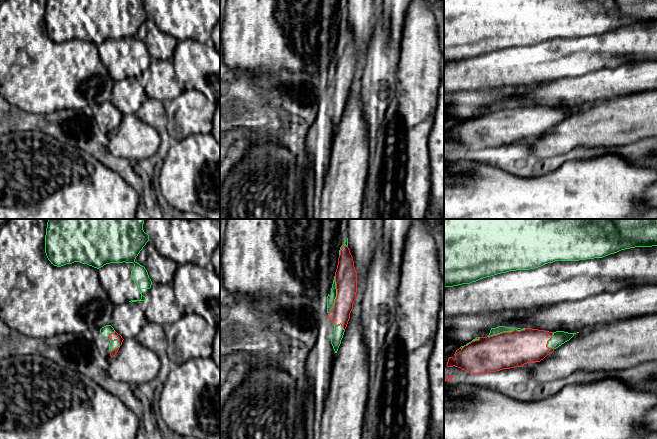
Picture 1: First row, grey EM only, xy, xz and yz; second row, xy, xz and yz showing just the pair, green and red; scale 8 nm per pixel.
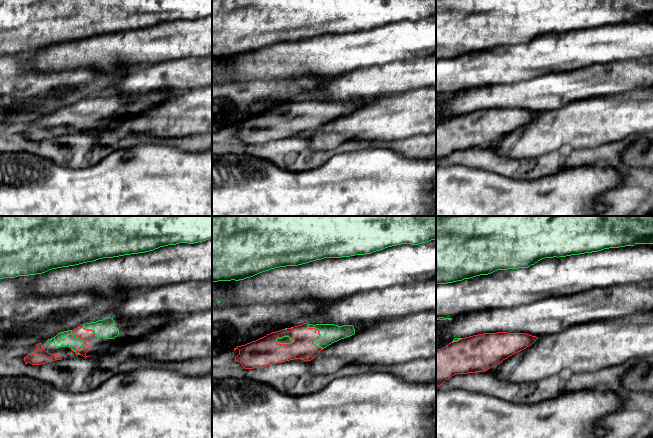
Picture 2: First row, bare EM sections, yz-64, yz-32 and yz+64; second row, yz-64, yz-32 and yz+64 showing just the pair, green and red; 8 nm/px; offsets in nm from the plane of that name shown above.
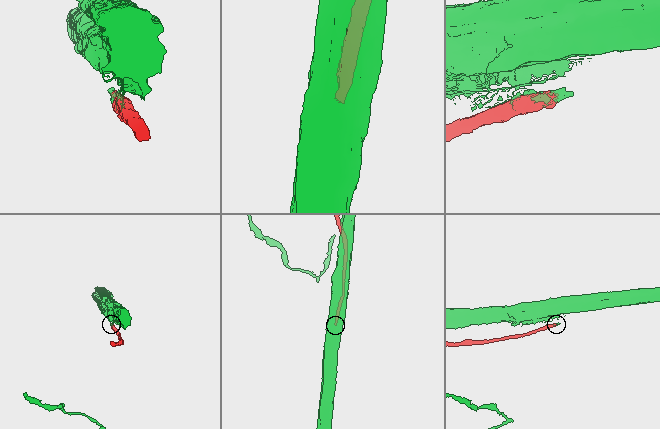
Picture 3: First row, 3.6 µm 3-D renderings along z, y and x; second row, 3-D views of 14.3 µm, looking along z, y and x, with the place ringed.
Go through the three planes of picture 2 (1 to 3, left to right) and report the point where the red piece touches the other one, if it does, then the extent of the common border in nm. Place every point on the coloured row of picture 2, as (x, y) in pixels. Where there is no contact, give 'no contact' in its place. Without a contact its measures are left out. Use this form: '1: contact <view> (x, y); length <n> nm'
1: contact yz-64 (80, 339); length 180 nm
2: contact yz-32 (319, 336); length 240 nm
3: contact yz+64 (457, 340); length 90 nm

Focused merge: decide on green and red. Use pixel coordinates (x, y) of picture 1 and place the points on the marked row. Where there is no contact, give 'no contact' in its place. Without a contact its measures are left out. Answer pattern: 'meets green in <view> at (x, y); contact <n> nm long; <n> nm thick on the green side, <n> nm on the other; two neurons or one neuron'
meets green in yz at (506, 331); contact 320 nm long; 60 nm thick on the green side, 300 nm on the other; two neurons

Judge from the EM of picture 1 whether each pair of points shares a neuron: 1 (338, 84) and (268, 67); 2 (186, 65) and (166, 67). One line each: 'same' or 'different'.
1: different
2: different

